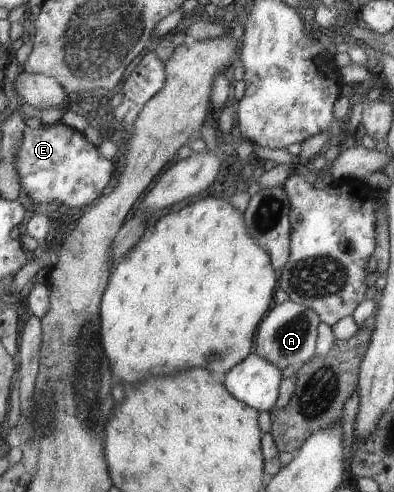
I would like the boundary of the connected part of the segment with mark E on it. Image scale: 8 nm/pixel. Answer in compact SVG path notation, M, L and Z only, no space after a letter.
M62 122L25 129L16 162L22 187L35 202L56 201L67 207L89 209L109 191L116 179L116 162L107 159L85 134Z

